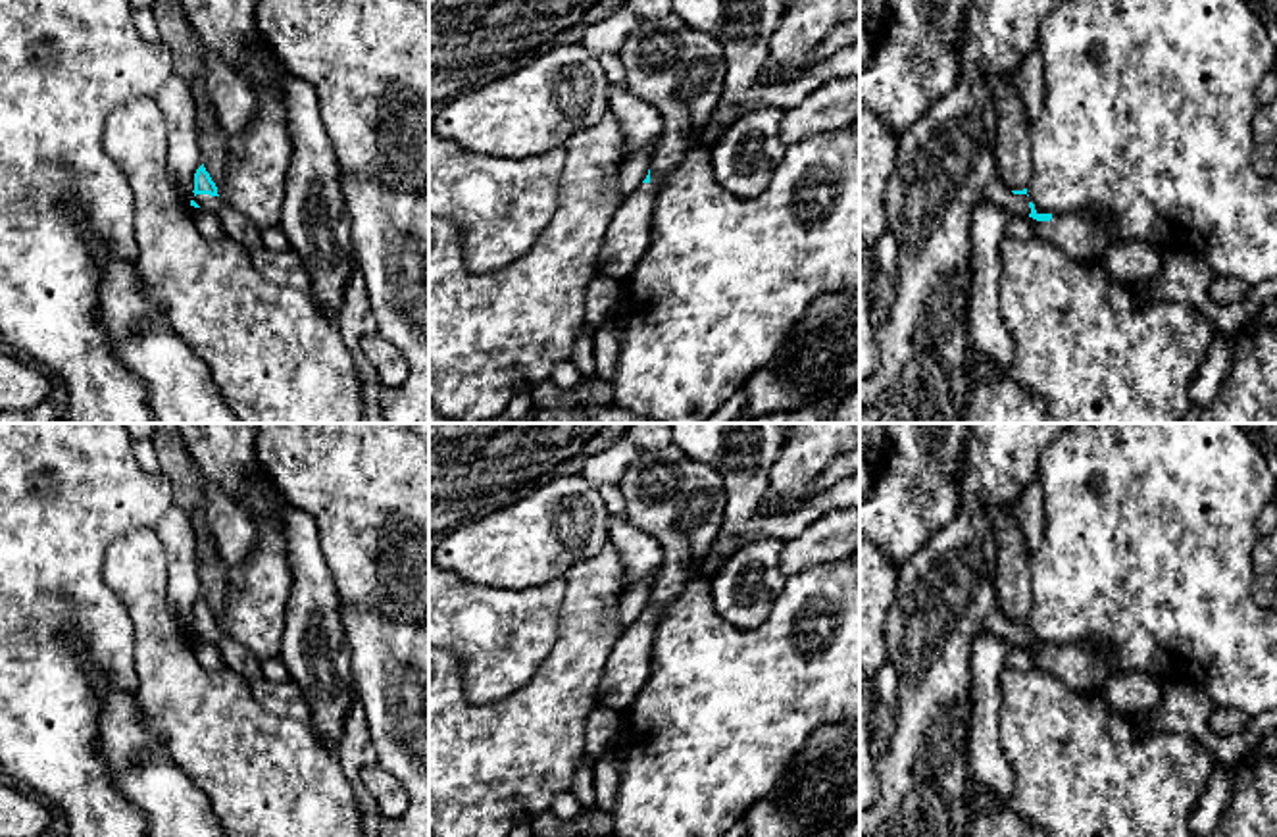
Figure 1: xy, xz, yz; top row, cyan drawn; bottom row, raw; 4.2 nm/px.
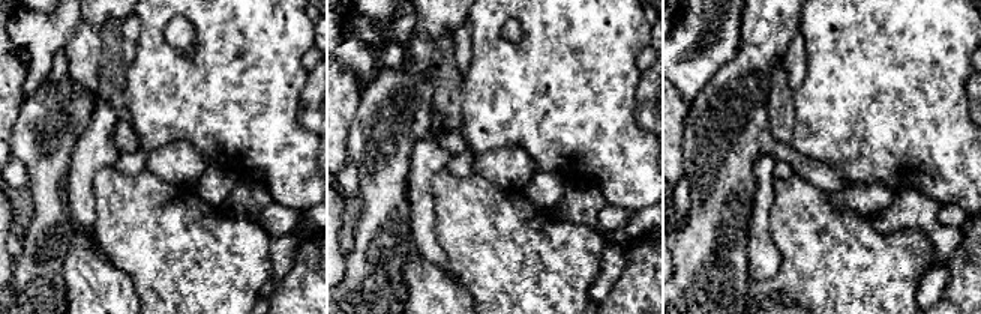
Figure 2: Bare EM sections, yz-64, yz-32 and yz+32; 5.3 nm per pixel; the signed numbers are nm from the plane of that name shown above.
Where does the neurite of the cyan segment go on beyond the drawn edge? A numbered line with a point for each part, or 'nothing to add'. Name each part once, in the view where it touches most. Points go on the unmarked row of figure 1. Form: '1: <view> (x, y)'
1: xy (237, 659)

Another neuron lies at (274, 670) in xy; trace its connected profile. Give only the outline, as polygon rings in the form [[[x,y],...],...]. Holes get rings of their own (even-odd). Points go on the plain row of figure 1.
[[[273,656],[262,662],[262,677],[271,683],[287,683],[290,681],[288,670],[281,656]]]

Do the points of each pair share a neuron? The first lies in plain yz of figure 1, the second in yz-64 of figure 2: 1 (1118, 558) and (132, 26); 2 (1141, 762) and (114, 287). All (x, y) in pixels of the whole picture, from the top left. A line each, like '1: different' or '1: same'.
1: different
2: different

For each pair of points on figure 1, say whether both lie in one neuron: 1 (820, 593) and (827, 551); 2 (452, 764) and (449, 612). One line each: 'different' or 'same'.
1: different
2: different

